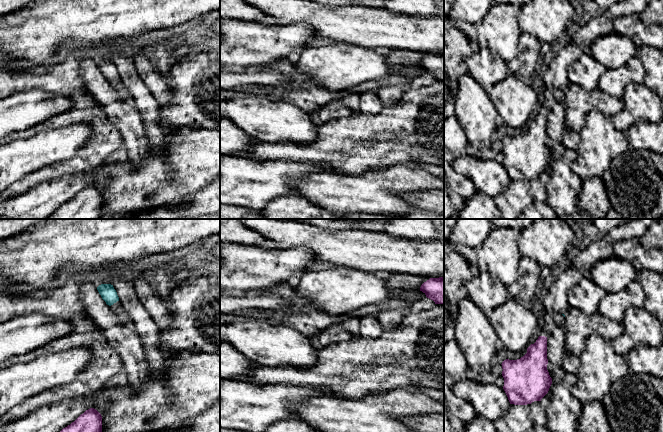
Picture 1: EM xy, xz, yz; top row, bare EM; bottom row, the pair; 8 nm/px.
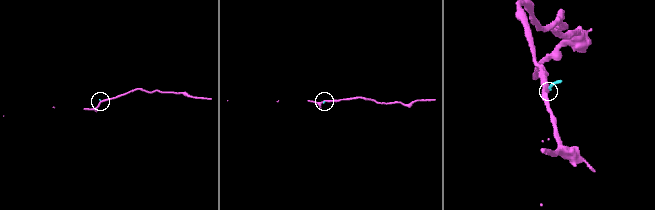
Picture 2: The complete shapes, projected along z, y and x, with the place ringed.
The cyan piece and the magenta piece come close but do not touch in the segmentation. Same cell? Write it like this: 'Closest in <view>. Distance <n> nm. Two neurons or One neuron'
Closest in xy. Distance 850 nm. One neuron

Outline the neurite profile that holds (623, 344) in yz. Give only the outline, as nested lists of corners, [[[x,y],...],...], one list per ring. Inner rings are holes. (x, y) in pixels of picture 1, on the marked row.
[[[629,307],[624,314],[625,332],[612,341],[616,353],[627,356],[634,346],[647,345],[654,348],[663,344],[663,323],[644,307]]]

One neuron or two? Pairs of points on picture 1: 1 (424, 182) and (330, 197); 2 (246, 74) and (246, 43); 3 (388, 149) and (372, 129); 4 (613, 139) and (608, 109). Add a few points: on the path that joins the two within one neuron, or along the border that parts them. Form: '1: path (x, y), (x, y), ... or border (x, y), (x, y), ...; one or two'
1: path (401, 182), (388, 183), (373, 193), (353, 194); one
2: border (246, 67), (240, 69); two
3: path (381, 149), (370, 140), (370, 136); one
4: border (585, 117), (589, 113), (599, 110), (611, 118); two

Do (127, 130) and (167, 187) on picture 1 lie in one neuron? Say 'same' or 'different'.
different

